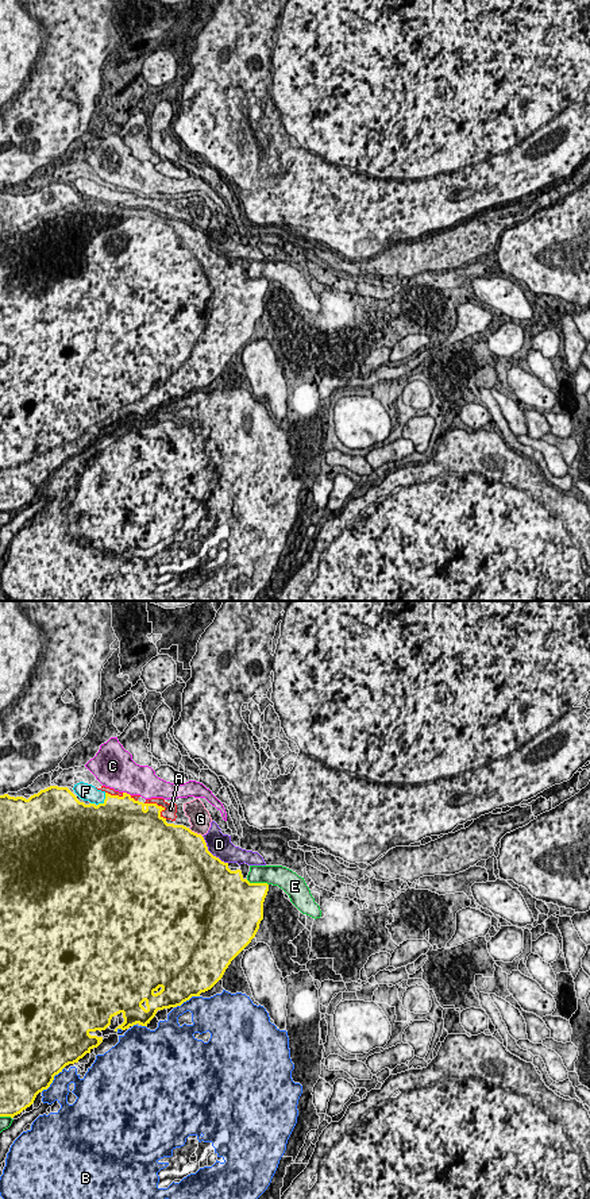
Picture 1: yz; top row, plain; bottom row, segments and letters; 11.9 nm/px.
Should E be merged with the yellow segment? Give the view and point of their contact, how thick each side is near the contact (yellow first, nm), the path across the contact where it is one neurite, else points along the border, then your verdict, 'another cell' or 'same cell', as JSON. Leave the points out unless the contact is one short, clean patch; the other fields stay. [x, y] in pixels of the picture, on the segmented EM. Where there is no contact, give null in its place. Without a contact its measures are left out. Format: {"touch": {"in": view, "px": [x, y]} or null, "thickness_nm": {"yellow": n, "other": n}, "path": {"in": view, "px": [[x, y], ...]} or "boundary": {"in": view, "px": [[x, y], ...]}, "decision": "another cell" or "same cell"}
{"touch": {"in": "yz", "px": [257, 883]}, "thickness_nm": {"yellow": 440, "other": 240}, "decision": "another cell"}

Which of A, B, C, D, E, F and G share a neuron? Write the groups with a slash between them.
A F G / B / C / D / E

